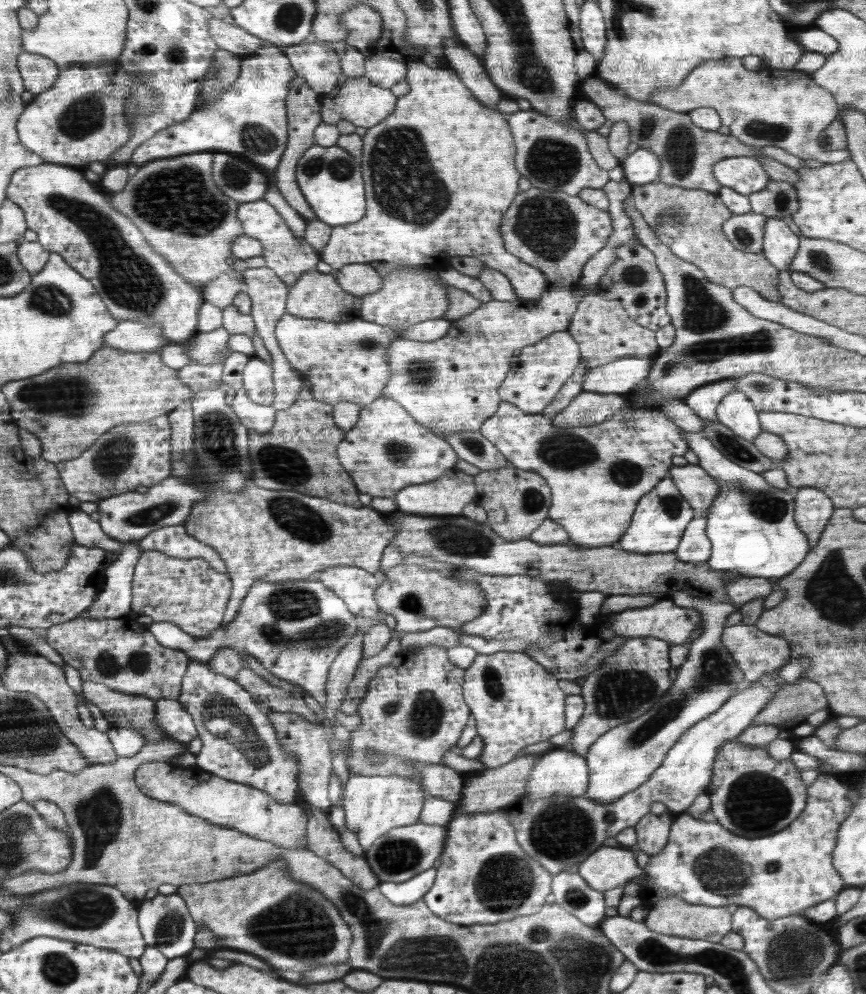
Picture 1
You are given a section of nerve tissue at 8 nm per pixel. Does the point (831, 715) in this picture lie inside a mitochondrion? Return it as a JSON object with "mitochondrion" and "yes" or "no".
{"mitochondrion":"no"}

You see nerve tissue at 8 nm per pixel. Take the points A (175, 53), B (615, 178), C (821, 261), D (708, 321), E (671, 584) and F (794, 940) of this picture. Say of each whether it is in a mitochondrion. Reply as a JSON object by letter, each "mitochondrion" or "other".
{"A":"mitochondrion","B":"other","C":"mitochondrion","D":"mitochondrion","E":"other","F":"mitochondrion"}

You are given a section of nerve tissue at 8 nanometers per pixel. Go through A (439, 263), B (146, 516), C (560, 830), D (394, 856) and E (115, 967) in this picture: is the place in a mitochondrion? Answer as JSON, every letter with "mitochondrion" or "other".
{"A":"other","B":"mitochondrion","C":"mitochondrion","D":"mitochondrion","E":"other"}

